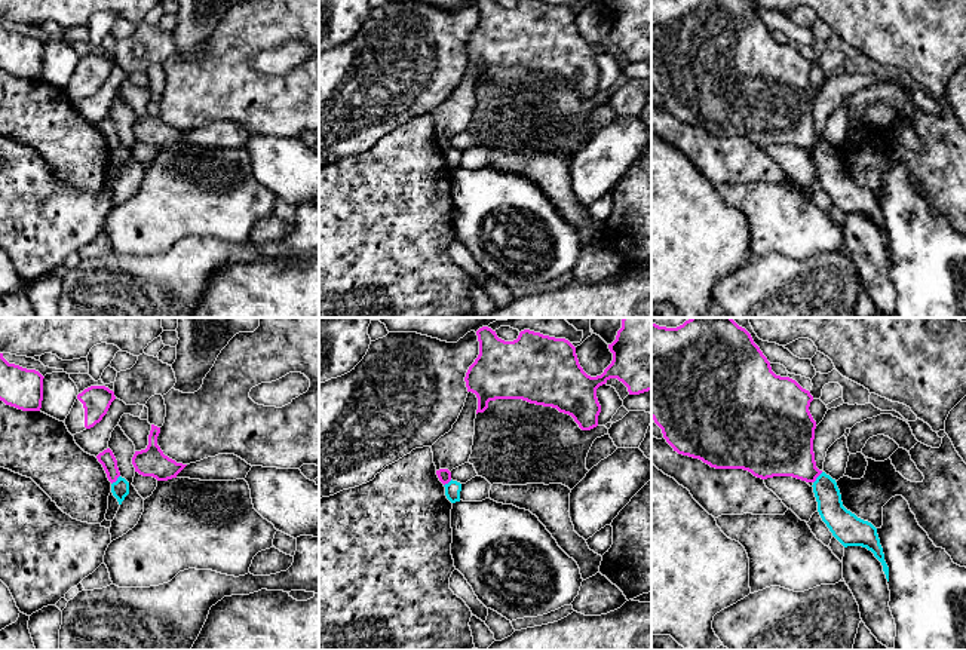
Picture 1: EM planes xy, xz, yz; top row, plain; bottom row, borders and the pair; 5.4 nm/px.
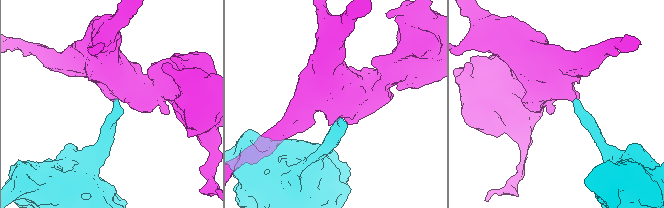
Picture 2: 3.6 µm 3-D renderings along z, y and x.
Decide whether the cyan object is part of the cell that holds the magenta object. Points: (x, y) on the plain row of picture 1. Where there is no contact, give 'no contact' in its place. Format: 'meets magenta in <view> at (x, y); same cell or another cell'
meets magenta in yz at (816, 144); another cell

